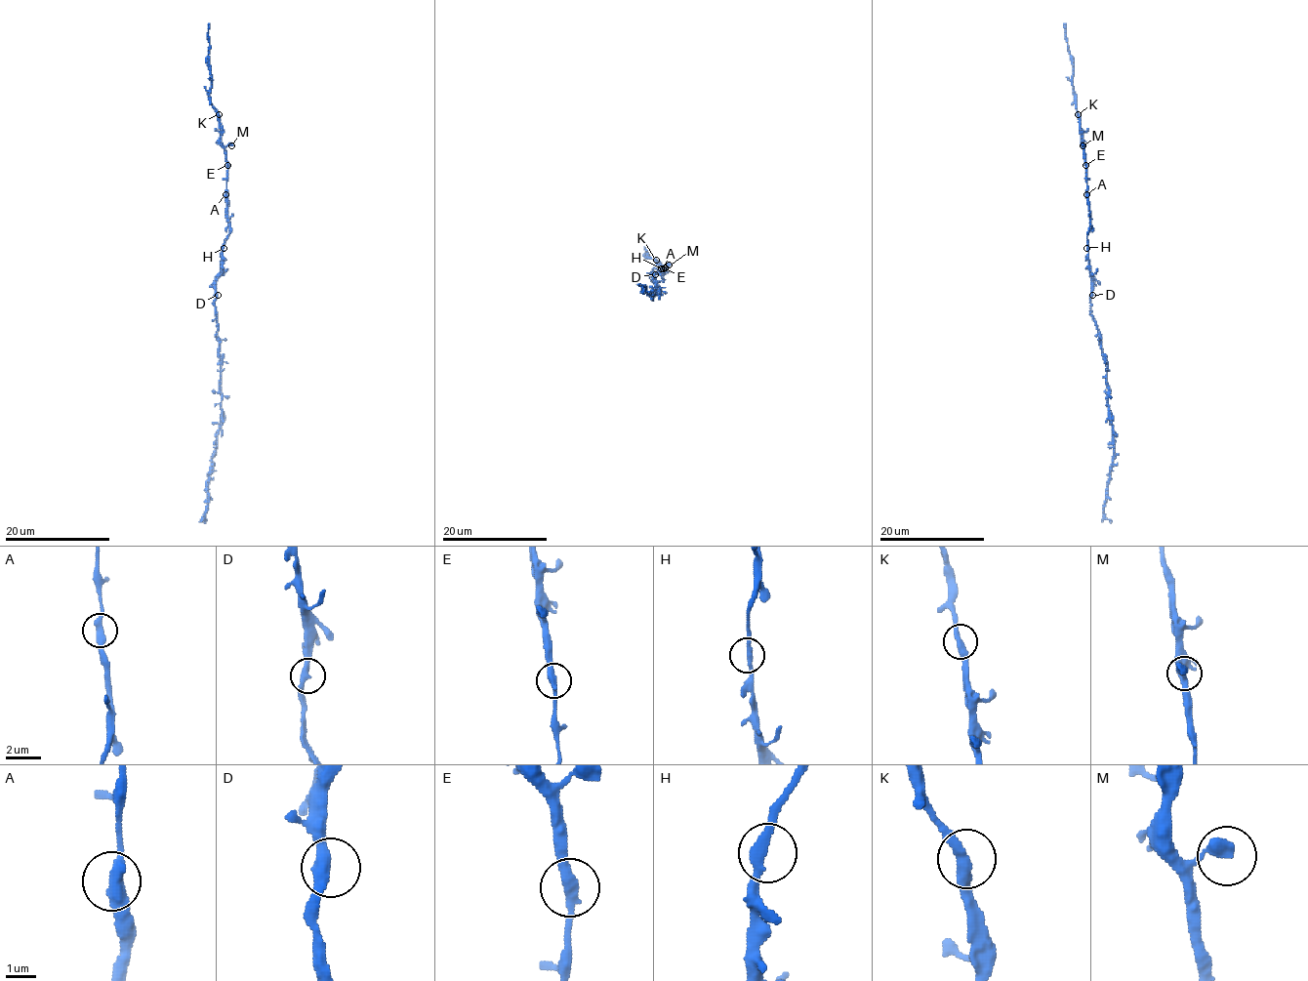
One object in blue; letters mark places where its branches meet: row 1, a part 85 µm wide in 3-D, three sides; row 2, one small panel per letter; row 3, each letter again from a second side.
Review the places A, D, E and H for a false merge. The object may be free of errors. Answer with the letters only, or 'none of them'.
none of them

